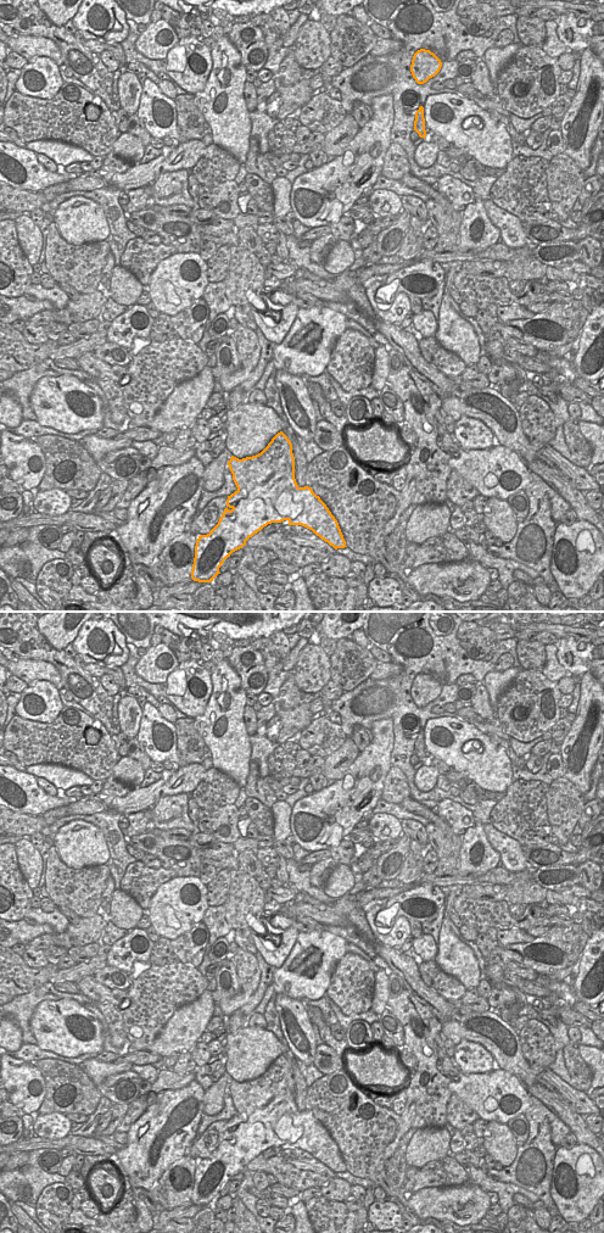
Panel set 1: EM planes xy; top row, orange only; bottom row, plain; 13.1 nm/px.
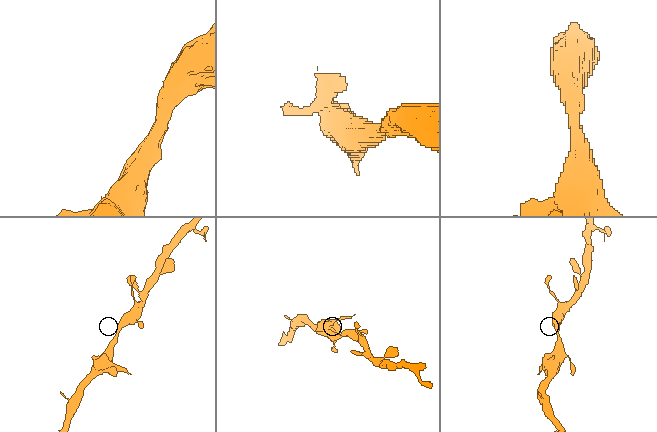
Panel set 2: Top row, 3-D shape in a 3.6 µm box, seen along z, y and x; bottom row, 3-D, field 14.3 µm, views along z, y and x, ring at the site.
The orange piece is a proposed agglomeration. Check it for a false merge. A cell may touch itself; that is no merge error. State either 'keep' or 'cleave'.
cleave

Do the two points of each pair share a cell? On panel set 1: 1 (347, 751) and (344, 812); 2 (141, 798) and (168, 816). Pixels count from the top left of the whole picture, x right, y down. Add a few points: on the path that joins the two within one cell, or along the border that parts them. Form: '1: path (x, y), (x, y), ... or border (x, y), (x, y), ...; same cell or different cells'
1: border (361, 752), (337, 780); different cells
2: border (179, 793), (163, 796), (154, 805); different cells

